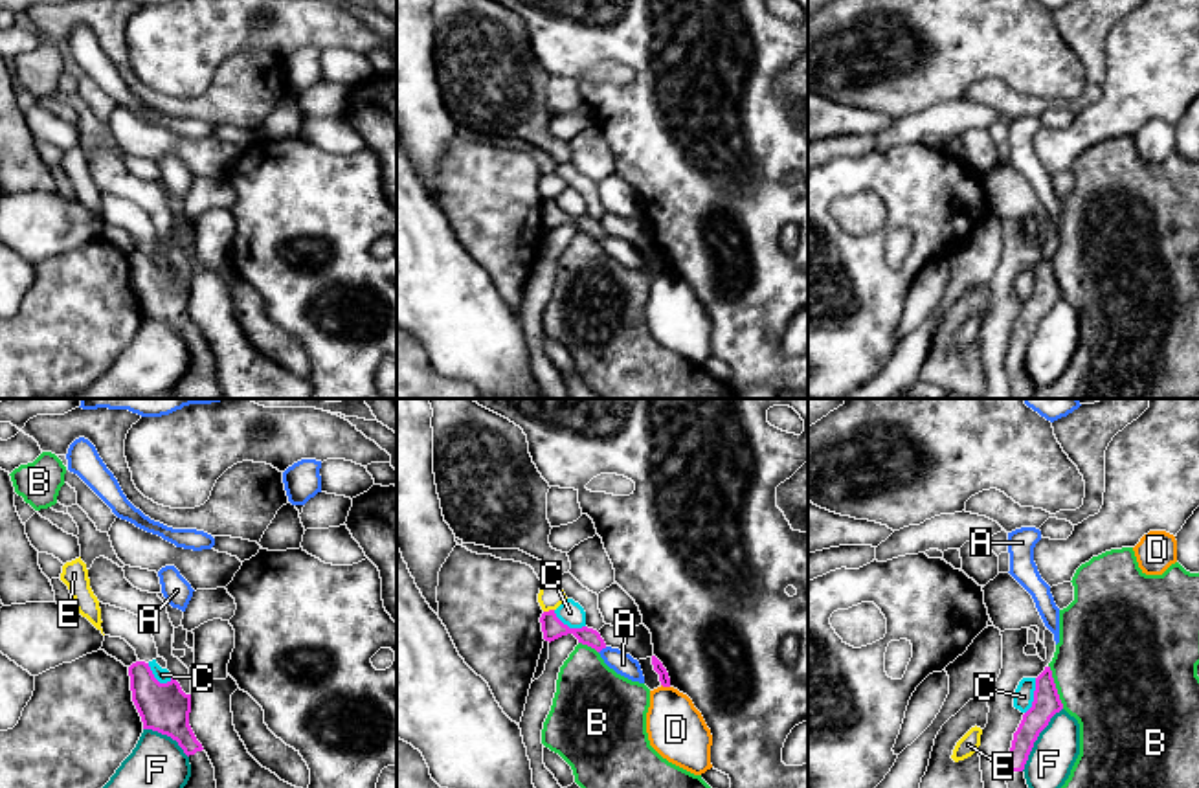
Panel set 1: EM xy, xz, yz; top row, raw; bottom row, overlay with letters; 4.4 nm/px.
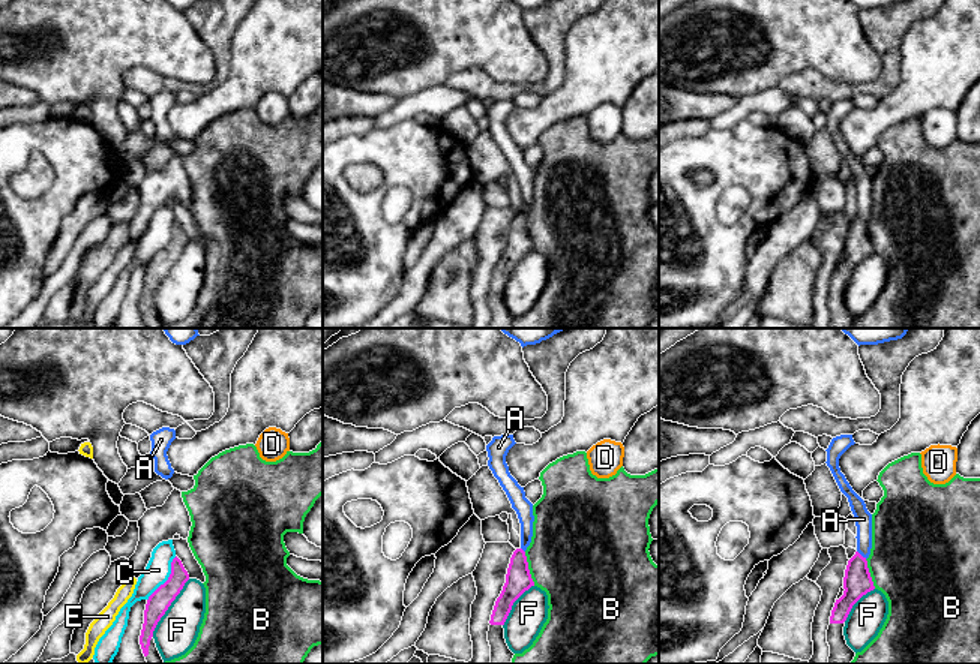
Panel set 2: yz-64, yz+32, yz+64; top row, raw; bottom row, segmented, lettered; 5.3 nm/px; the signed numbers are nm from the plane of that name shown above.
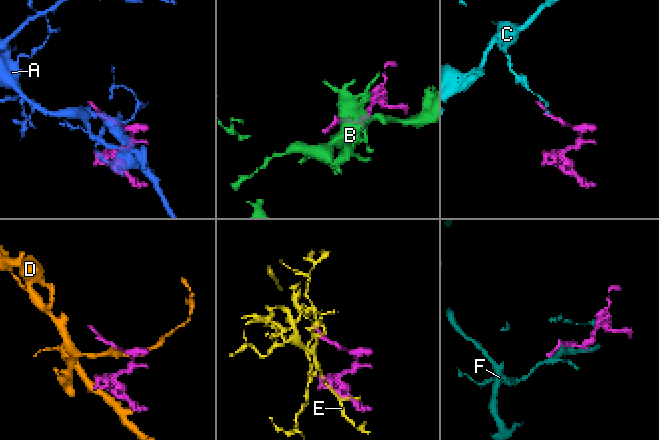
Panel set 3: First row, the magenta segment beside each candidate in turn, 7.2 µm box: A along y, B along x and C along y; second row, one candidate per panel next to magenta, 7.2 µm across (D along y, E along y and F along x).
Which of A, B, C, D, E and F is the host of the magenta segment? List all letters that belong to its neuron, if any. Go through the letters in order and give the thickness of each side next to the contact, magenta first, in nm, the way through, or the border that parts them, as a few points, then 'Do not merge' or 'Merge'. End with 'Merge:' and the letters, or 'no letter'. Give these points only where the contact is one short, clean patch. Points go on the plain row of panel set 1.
A: Thickness 90 nm (magenta) against 100 nm. Do not merge
B: Thickness 120 nm (magenta) against 480 nm. Do not merge
C: Thickness 90 nm (magenta) against 110 nm. Boundary: xz (553, 199), (570, 215), (584, 215). Do not merge
D: Thickness 50 nm (magenta) against 260 nm. Do not merge
E: Thickness 90 nm (magenta) against 110 nm. Do not merge
F: Thickness 120 nm (magenta) against 200 nm. Do not merge
Merge: no letter

